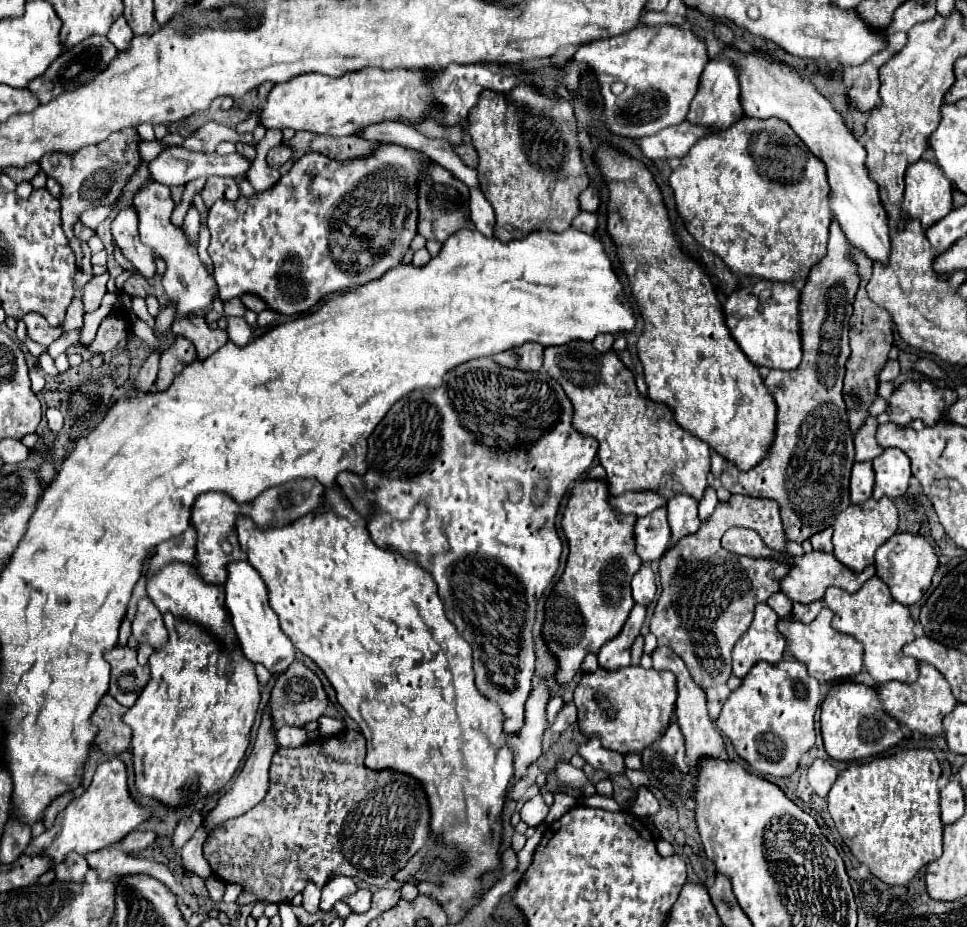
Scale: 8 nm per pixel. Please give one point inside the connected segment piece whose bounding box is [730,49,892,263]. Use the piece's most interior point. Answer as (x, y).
(767, 91)

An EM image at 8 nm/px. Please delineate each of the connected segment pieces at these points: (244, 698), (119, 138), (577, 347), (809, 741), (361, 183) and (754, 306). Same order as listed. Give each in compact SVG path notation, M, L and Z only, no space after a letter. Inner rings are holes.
M164 617L164 625L170 639L166 647L150 657L152 679L138 701L124 713L122 721L132 729L132 763L138 793L156 799L164 807L178 809L212 797L224 789L236 773L250 743L250 729L260 703L260 685L252 669L254 665L242 653L226 653L218 641L208 637L204 629L198 629L198 625L186 625L186 621L174 621L174 617Z
M122 129L118 133L112 133L112 137L106 139L104 143L82 147L76 153L46 153L40 159L40 167L44 169L44 173L48 177L56 179L62 187L62 195L60 195L62 227L64 227L64 233L68 239L74 237L72 227L80 219L82 211L116 203L128 177L142 163L140 155L138 155L138 141L140 141L140 135L136 133L136 129ZM112 147L130 147L130 163Z
M570 341L558 347L544 349L544 371L562 385L568 399L574 405L574 419L572 427L588 437L598 441L598 459L600 465L606 469L608 491L612 495L622 495L624 491L646 491L652 489L662 493L664 497L672 499L676 493L688 493L696 499L702 497L706 489L706 475L710 471L710 447L682 429L676 419L674 411L666 403L656 403L646 399L638 393L634 375L626 369L626 365L618 359L616 351L598 353L588 341Z
M784 659L780 663L756 663L722 705L716 725L754 771L788 777L798 769L802 753L814 745L814 713L818 703L820 685L808 675L806 665L800 661Z
M380 143L378 149L372 151L370 157L358 157L358 159L346 159L346 161L336 161L336 159L328 159L322 153L306 153L306 157L300 157L298 161L294 161L292 169L280 177L278 185L274 185L268 191L256 193L252 197L244 197L240 195L236 201L226 201L220 199L216 201L210 209L208 209L208 227L212 233L212 241L208 247L208 253L212 257L214 263L214 279L220 287L222 299L228 301L232 297L240 297L242 293L256 293L258 297L262 297L270 309L282 313L282 315L300 315L300 313L308 313L322 297L336 293L336 291L346 291L346 289L354 289L364 285L370 279L378 279L382 277L382 273L386 273L390 267L396 267L402 263L404 253L410 249L412 239L418 235L418 179L430 169L432 161L426 153L420 153L416 149L410 147L402 147L396 143Z
M758 281L734 291L722 305L732 337L754 365L770 369L796 369L802 361L800 291L790 283Z

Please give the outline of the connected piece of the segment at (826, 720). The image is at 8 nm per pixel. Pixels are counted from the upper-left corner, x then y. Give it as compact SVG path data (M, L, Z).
M840 681L832 685L822 703L820 731L826 753L836 761L860 761L874 757L900 743L904 737L900 725L890 715L886 715L878 703L876 689L854 681Z

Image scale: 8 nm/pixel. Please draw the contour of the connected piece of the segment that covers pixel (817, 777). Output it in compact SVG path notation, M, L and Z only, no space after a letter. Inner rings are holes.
M816 759L808 769L808 783L812 785L812 789L820 797L828 795L828 791L832 787L832 783L836 781L836 777L838 777L838 769L826 759Z

